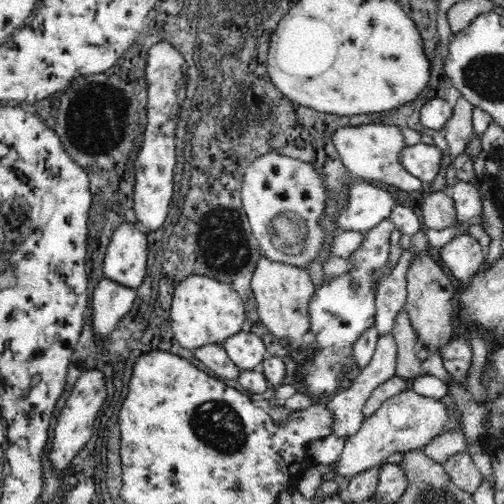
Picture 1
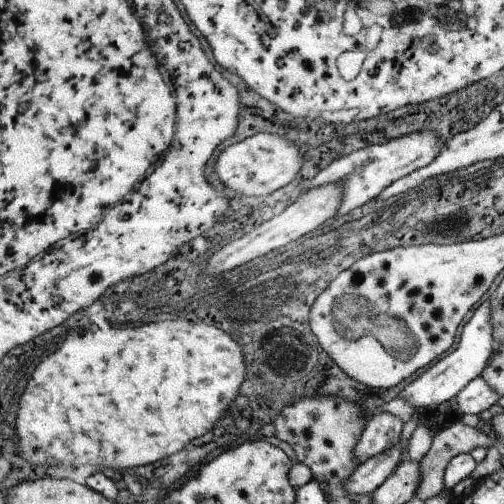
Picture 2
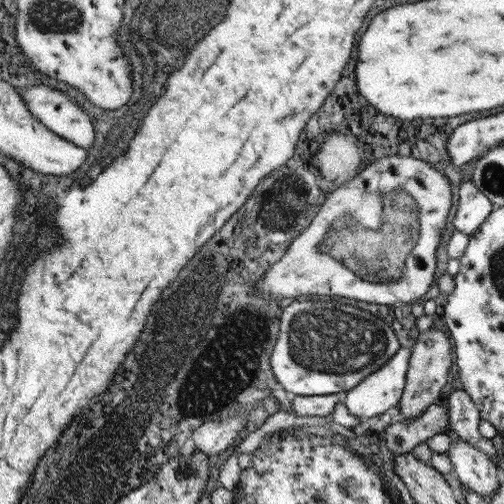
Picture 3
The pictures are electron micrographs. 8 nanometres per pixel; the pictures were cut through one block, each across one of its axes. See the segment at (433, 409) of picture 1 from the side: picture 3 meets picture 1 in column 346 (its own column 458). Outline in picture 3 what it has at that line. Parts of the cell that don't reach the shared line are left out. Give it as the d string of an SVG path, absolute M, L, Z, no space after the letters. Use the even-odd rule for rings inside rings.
M455 440L449 444L449 450L445 454L451 462L451 474L457 476L457 480L463 484L463 488L469 488L477 494L481 494L485 500L495 496L499 482L497 482L497 466L495 462L479 448L465 440Z

